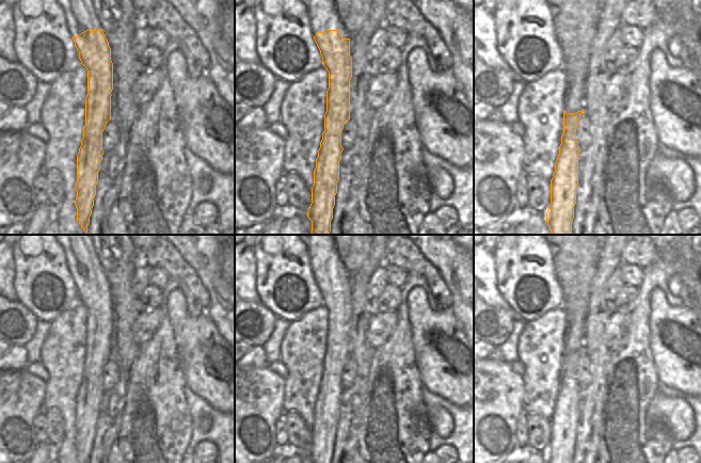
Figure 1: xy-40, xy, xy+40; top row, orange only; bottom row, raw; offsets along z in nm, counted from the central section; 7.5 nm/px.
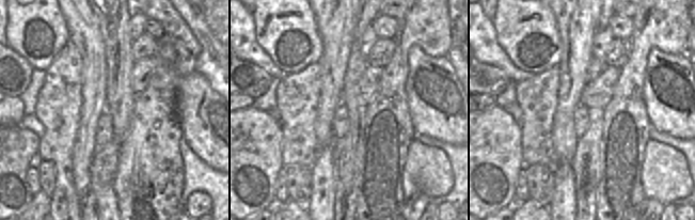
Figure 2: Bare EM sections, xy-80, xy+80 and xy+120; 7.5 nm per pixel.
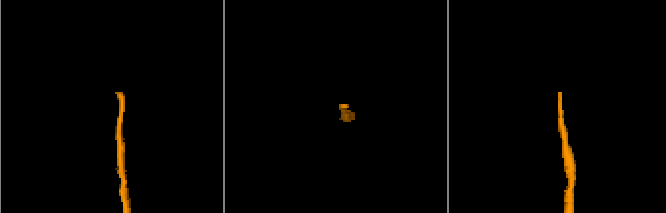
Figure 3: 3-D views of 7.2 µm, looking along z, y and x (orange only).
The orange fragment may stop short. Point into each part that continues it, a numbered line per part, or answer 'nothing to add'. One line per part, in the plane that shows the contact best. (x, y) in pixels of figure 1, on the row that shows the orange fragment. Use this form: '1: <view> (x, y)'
1: xy (322, 15).

